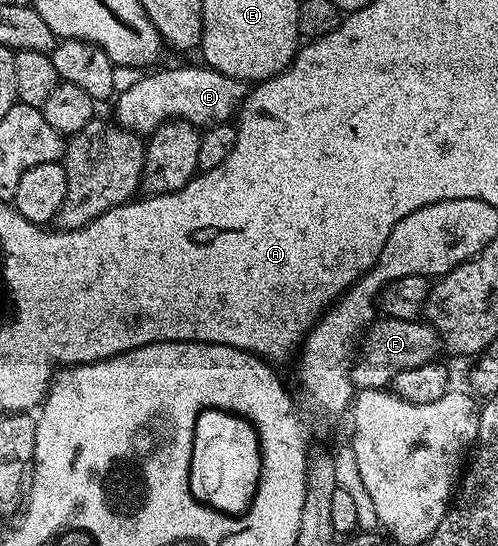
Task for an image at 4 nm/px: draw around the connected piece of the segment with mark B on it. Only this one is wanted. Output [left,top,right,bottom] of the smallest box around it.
[115,67,249,134]

